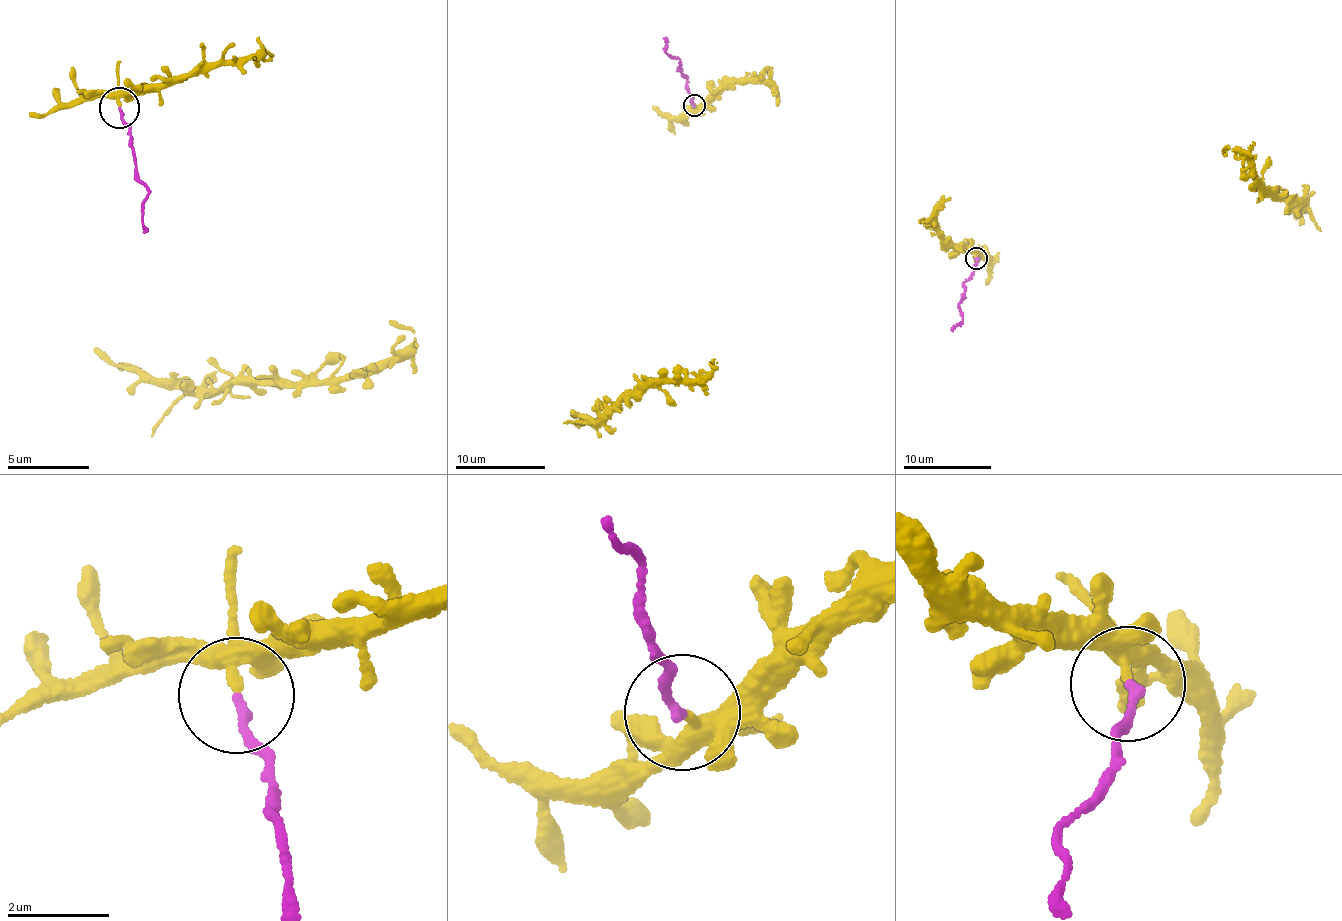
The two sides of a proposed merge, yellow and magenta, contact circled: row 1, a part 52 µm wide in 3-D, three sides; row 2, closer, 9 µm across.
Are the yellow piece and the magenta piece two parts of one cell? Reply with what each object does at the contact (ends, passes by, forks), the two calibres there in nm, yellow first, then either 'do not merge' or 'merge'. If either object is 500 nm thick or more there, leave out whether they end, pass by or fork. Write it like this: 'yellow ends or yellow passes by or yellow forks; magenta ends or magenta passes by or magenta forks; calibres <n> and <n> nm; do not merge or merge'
yellow forks; magenta ends; calibres 200 and 160 nm; do not merge

